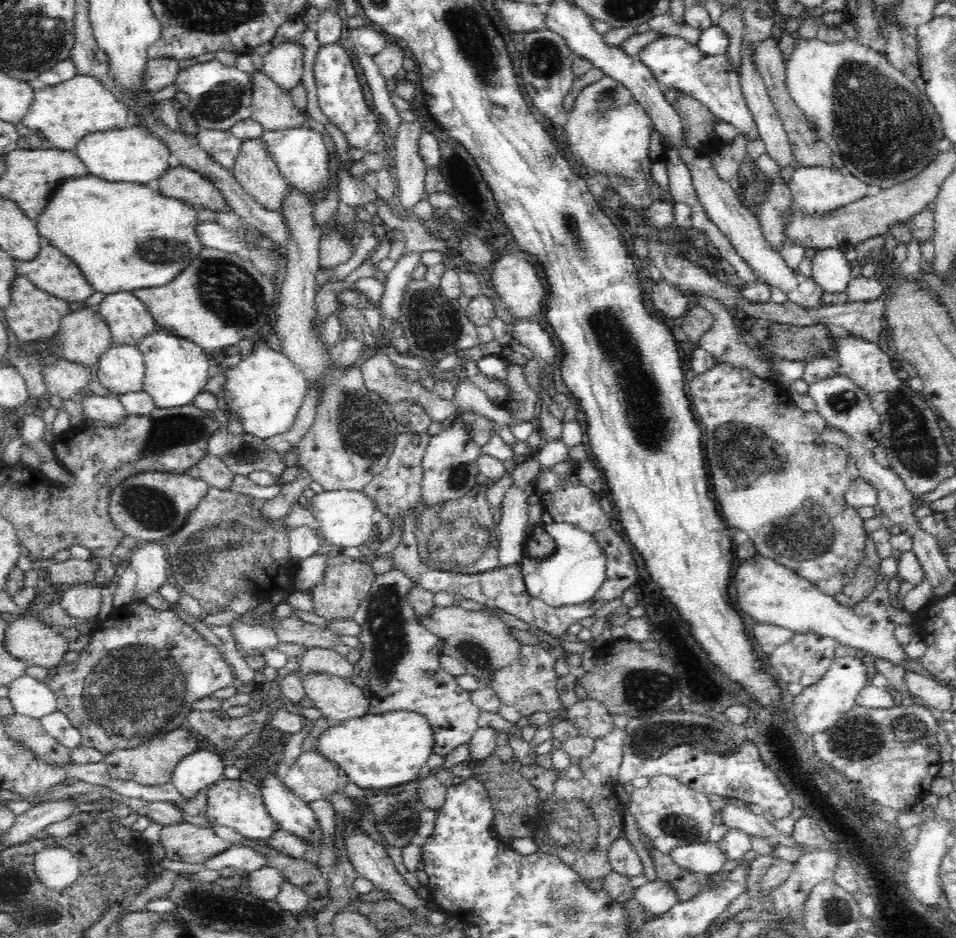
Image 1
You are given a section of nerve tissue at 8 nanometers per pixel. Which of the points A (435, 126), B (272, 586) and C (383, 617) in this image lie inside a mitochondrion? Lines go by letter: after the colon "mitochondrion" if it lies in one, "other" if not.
A: other
B: other
C: mitochondrion

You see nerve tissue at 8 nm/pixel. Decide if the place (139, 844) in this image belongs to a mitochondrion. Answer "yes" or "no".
no

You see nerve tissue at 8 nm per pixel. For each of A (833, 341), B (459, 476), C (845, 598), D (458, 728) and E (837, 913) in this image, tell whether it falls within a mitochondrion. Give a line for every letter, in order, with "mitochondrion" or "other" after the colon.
A: other
B: mitochondrion
C: other
D: other
E: mitochondrion

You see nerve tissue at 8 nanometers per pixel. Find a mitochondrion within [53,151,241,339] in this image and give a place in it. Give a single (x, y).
(155, 250)

